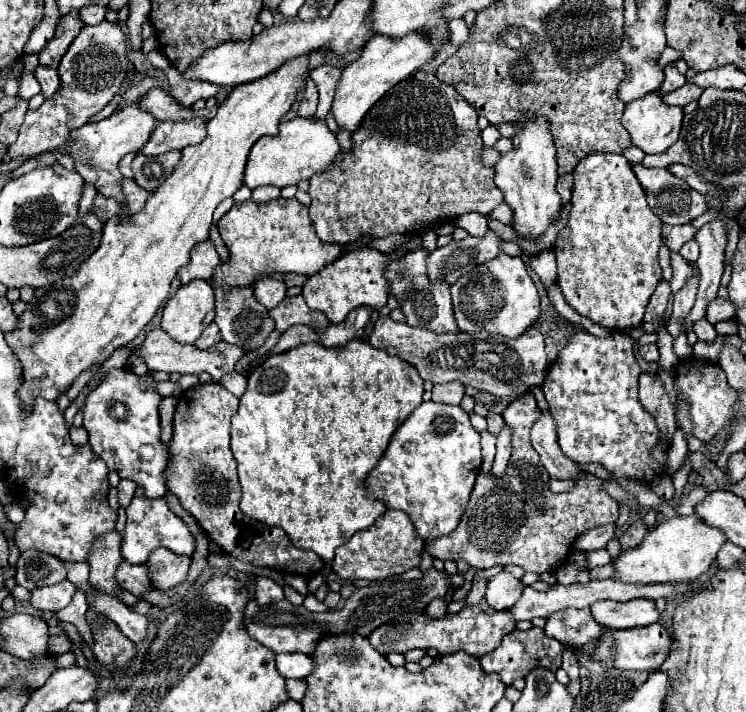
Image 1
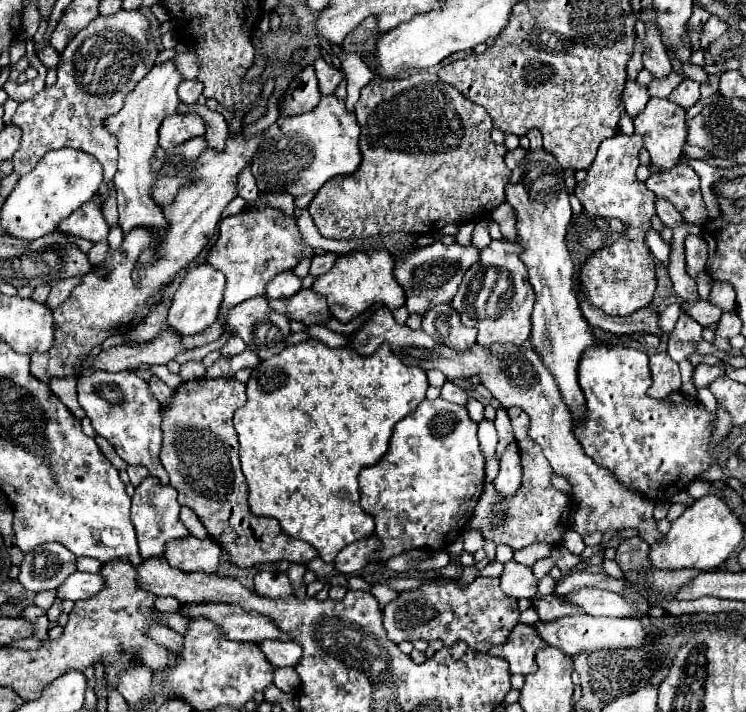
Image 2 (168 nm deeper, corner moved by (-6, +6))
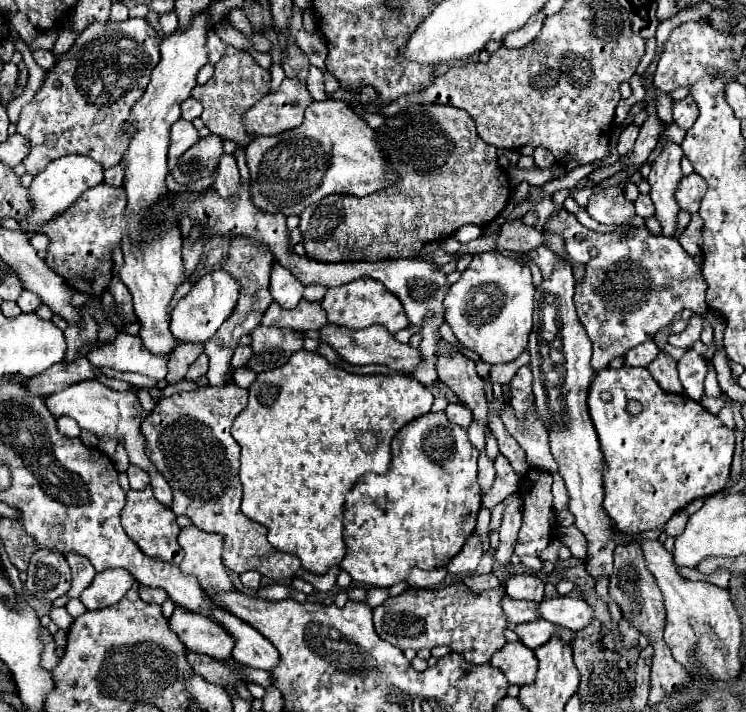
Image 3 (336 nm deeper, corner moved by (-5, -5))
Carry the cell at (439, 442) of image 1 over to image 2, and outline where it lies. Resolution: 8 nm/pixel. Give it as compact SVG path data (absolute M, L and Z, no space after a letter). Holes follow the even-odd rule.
M424 399L418 409L394 427L390 447L386 455L370 467L360 471L360 505L366 513L376 519L376 535L382 541L380 561L404 553L406 549L428 549L438 551L448 547L470 521L474 505L484 489L484 455L478 441L478 423L468 417L466 407L444 401L444 399Z

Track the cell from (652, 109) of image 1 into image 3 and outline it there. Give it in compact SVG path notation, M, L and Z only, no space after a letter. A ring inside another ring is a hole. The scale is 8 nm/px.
M667 142L661 146L661 154L657 160L651 164L651 174L649 174L649 184L651 184L651 200L655 204L655 218L661 222L663 236L673 238L677 232L677 214L679 214L679 204L675 202L675 192L677 186L683 178L681 172L681 146Z

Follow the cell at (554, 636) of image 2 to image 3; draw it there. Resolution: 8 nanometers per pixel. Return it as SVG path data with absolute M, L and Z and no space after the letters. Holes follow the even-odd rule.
M533 620L533 622L525 622L525 624L517 624L515 634L531 650L543 646L553 634L561 636L565 642L571 642L575 636L575 632L569 632L567 628L557 628L555 624L549 624L547 620Z

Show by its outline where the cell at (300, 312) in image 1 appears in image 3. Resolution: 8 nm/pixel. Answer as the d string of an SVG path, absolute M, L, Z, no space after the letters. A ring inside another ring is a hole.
M301 300L293 310L281 308L277 302L271 302L269 310L265 312L263 326L277 326L277 328L293 328L297 332L305 330L317 330L321 324L327 324L325 310L317 302Z

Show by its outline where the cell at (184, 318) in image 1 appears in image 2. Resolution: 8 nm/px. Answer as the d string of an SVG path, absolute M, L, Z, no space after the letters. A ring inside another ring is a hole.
M208 263L190 269L186 273L184 281L180 283L178 291L174 293L172 307L168 309L168 325L174 331L178 331L180 335L202 333L206 327L210 327L218 319L218 311L220 311L220 305L222 305L224 283L226 283L226 277Z

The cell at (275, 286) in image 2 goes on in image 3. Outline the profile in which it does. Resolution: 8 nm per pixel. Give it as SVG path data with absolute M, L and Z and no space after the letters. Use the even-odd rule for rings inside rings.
M273 262L271 270L271 296L275 302L279 302L283 308L293 308L303 298L303 284L295 280L295 276L281 266L279 262Z

